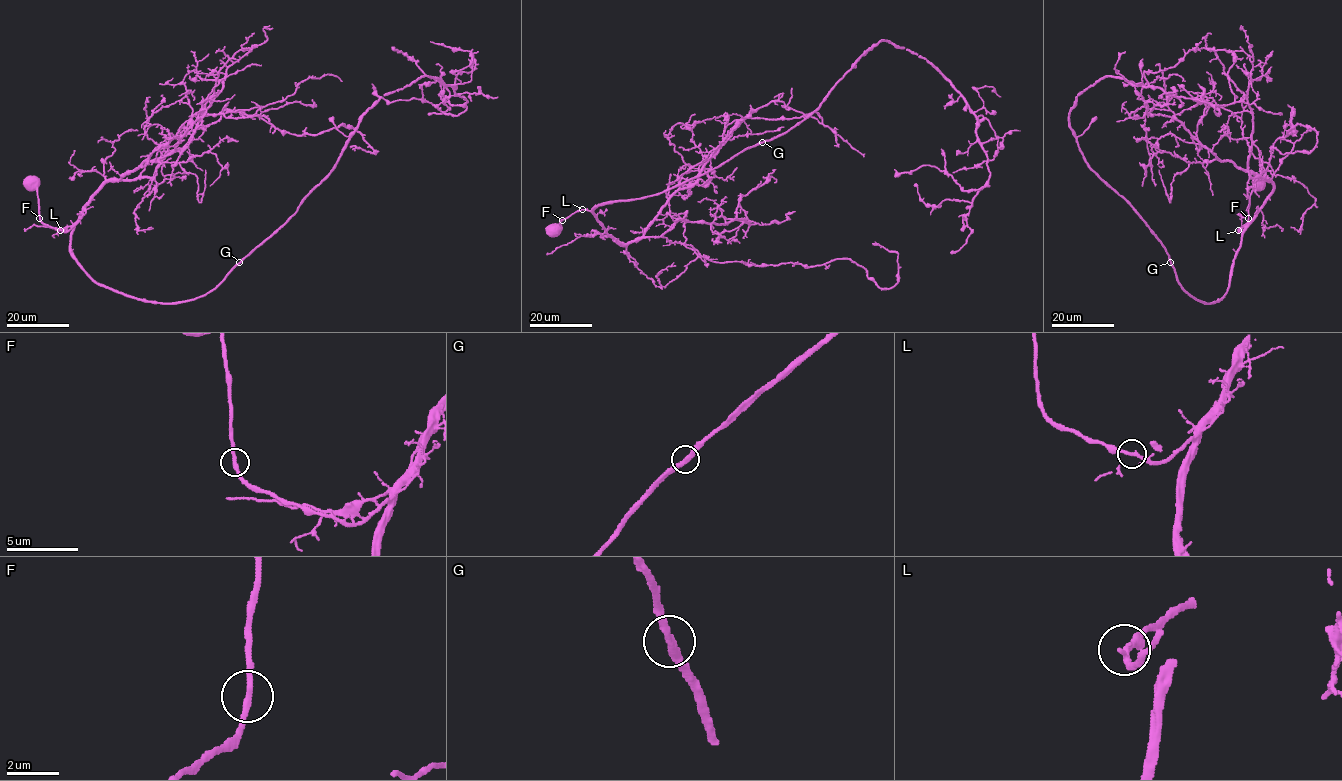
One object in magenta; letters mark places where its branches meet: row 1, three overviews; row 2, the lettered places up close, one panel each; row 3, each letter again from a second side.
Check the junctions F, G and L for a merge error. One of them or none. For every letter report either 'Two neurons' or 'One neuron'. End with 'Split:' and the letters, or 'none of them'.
F: One neuron
G: One neuron
L: One neuron
Split: none of them

